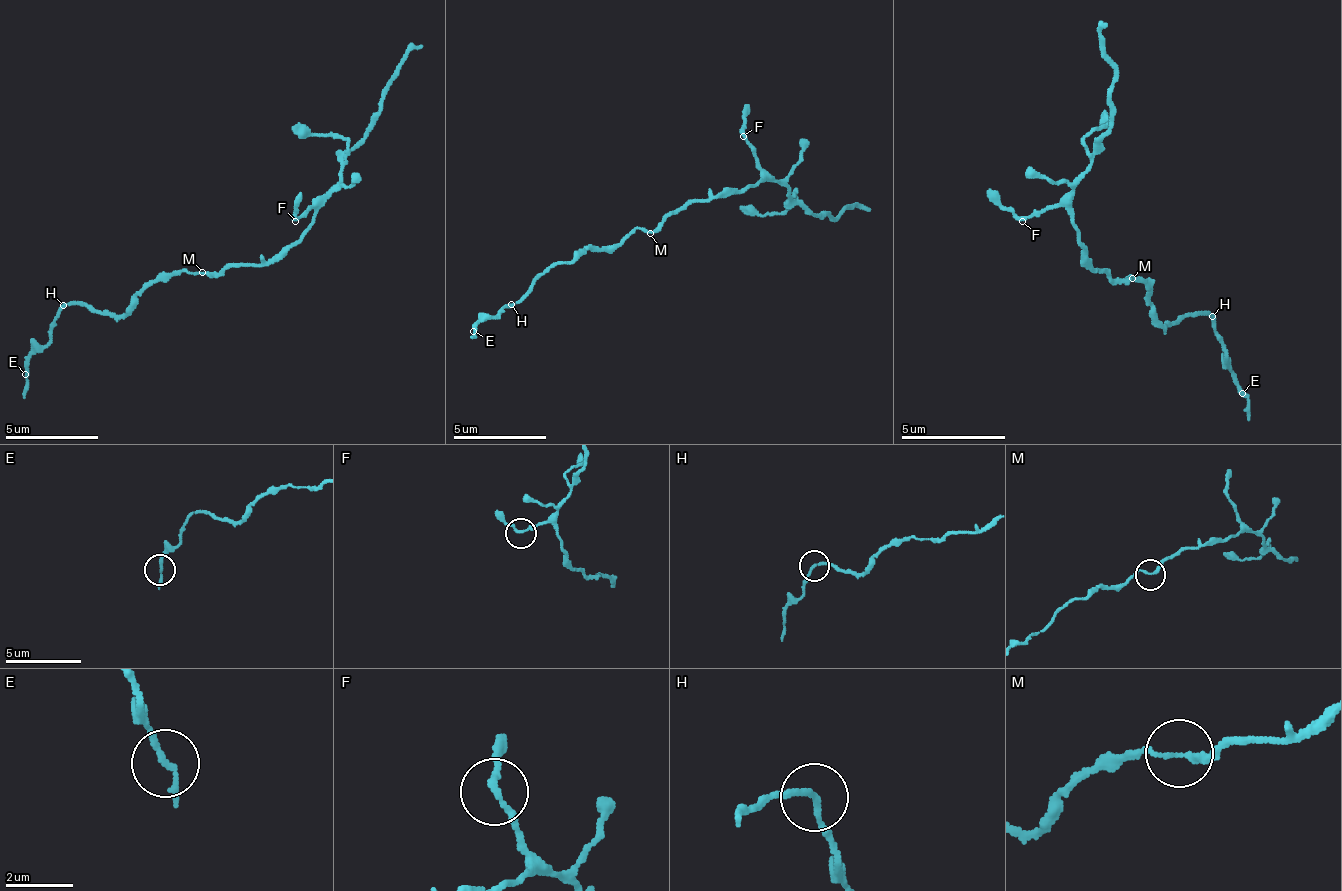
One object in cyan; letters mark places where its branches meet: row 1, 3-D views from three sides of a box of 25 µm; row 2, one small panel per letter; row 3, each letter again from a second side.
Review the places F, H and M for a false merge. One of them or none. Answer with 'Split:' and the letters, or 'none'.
Split: none

